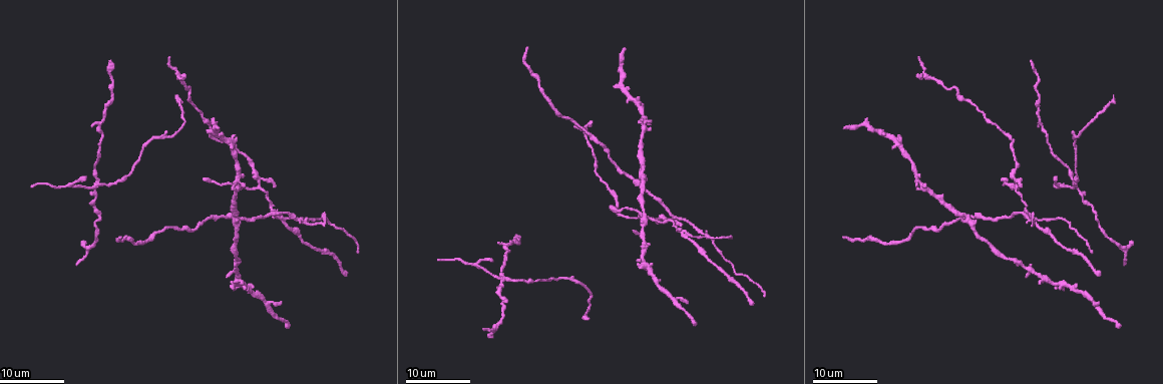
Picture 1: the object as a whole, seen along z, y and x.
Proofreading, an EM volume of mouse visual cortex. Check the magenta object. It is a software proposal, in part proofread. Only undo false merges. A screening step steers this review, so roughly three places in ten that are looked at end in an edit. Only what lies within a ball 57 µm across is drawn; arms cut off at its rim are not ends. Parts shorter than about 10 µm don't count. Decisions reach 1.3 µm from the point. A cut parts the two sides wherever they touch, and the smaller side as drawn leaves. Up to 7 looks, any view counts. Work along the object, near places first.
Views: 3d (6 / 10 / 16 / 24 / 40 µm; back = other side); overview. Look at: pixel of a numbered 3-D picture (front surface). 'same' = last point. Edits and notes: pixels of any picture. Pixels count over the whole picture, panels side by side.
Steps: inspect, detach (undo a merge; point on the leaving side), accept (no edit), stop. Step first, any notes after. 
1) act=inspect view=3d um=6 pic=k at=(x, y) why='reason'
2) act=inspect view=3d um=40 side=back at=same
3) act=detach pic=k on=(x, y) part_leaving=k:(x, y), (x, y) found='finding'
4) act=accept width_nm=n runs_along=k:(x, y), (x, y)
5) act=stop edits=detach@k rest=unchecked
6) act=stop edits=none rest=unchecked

act=inspect view=3d um=16 pic=1 at=(295, 221)

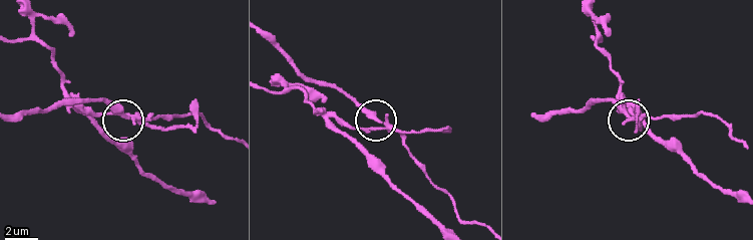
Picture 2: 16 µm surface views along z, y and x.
act=inspect view=3d um=10 pic=2 at=(381, 118)

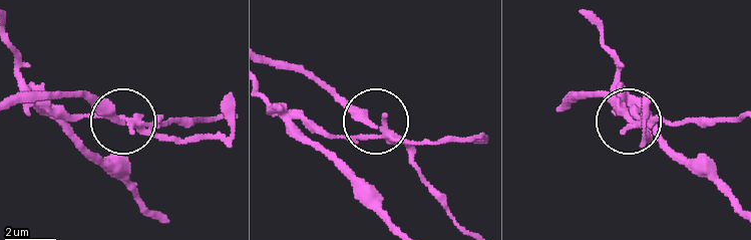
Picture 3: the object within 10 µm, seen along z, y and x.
act=detach pic=3 on=(108, 111) arms=3 part_leaving=3:(139, 123), (109, 118), (77, 96), (19, 96) found='two cells meet here'

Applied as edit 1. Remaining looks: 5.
act=inspect view=3d um=16 pic=1 at=(1011, 141) why='calibre changes'

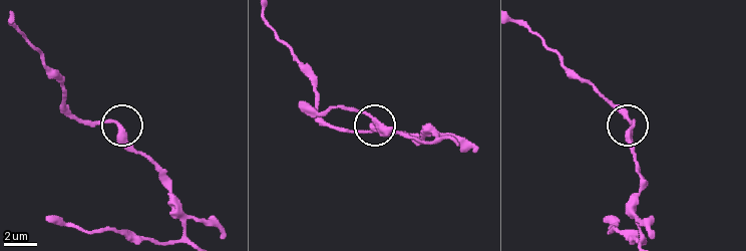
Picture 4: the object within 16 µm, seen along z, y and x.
act=inspect view=3d um=10 pic=4 at=(632, 128)

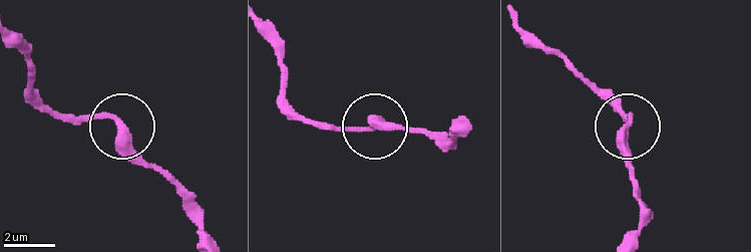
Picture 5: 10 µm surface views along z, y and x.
act=accept runs_along=5:(454, 137), (385, 123), (357, 131), (307, 123) found='all the same cell'

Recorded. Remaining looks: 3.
act=inspect view=3d um=16 pic=1 at=(1018, 187) why='three-way junction'

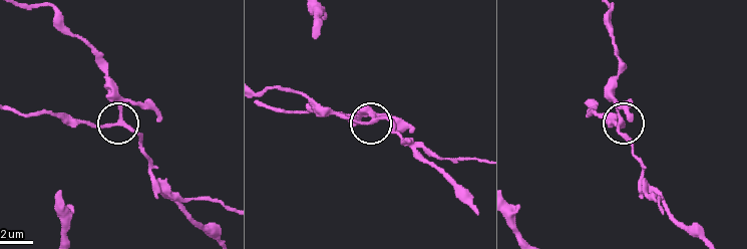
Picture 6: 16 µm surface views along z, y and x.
act=inspect view=3d um=6 pic=6 at=(371, 121)

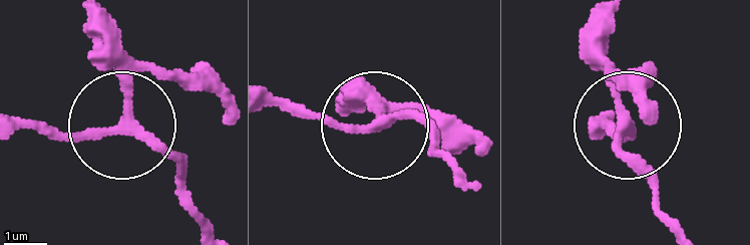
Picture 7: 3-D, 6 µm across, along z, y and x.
act=accept width_nm=200 found='continuous, no second cell'

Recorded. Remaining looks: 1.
act=stop edits=detach@3 rest=unchecked

